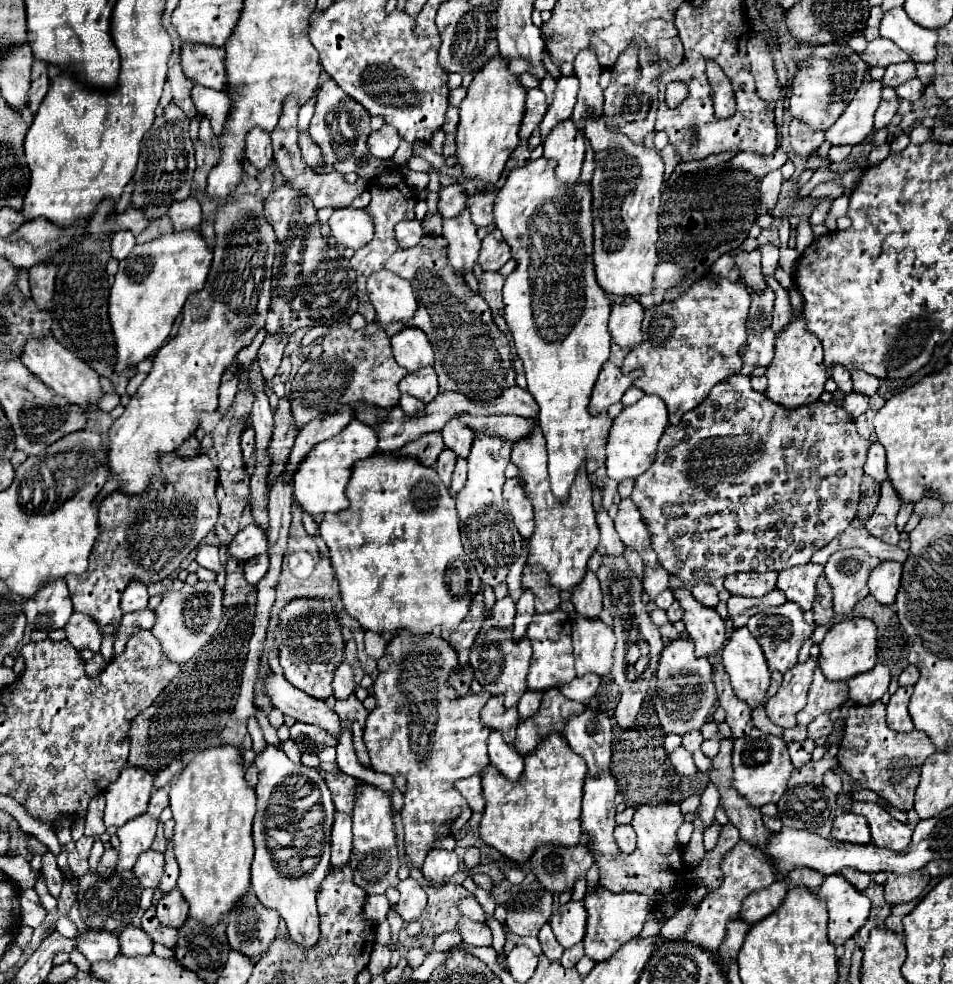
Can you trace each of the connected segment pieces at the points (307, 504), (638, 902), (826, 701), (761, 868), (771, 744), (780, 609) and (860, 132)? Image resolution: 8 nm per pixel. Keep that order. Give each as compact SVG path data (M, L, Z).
M351 420L337 436L319 442L309 456L305 456L305 462L301 462L297 474L293 476L293 494L301 508L311 516L347 508L349 498L345 494L345 486L351 476L351 466L361 458L371 458L373 454L377 454L377 434L371 426L359 420Z
M599 888L595 894L585 896L585 908L589 914L587 916L587 934L583 938L585 956L589 956L593 962L605 962L623 944L627 944L629 940L633 940L641 934L647 914L653 908L653 902L649 898L641 898L639 894L633 894L633 892L613 894L609 890Z
M817 668L809 688L807 706L797 712L797 724L809 726L819 714L827 714L847 700L847 682L829 682Z
M739 840L723 858L721 858L721 872L723 872L723 882L719 888L707 888L707 894L697 902L693 922L689 924L687 932L681 938L675 938L673 942L687 942L693 946L701 946L711 954L717 954L721 942L727 936L727 922L741 918L741 904L743 900L761 888L767 888L775 882L775 874L771 864L767 862L765 854L747 844L745 840Z
M753 728L745 738L735 740L733 788L747 800L749 806L761 808L769 802L777 804L781 794L785 794L785 786L787 786L791 772L793 772L793 764L791 764L791 758L787 754L787 744L781 738Z
M785 602L781 606L773 606L773 608L767 608L755 616L751 616L747 628L763 646L769 670L779 670L781 674L785 674L787 670L791 670L797 664L797 654L799 654L801 646L813 634L813 628L809 624L805 624L805 620L803 620L803 610L795 602Z
M871 80L863 82L857 90L855 98L849 102L847 110L839 116L839 120L825 132L825 140L833 146L841 144L859 144L873 130L873 114L877 110L877 102L881 98L881 82Z

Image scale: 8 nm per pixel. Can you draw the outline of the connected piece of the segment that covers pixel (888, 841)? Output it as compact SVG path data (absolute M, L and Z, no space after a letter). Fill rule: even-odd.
M853 802L853 812L863 814L869 820L871 838L877 846L889 848L895 852L903 852L911 842L911 828L899 820L895 820L887 810L871 802Z

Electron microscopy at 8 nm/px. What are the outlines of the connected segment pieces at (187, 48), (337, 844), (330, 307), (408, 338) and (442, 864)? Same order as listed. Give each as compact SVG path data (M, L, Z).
M181 44L181 66L189 80L213 90L225 88L225 50L203 44Z
M337 812L333 822L333 836L331 836L331 866L341 868L349 864L351 850L353 850L351 816Z
M281 186L269 194L265 200L265 220L273 226L277 244L275 244L275 262L273 262L273 278L271 278L271 310L267 314L265 330L269 336L275 334L293 334L305 326L333 326L333 324L347 324L349 318L357 312L357 282L355 274L349 266L349 260L339 256L335 248L327 250L327 242L323 242L317 222L317 212L309 198L303 198L297 190L289 190L289 186Z
M401 330L401 334L395 334L391 338L391 346L397 364L403 366L407 372L433 366L433 346L425 338L423 330Z
M433 848L425 862L423 862L423 878L431 884L431 886L441 886L443 882L447 882L459 866L459 858L455 852L449 850L441 850L441 848Z

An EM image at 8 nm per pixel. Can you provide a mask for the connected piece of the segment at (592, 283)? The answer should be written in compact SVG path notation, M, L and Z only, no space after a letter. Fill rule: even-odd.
M539 158L535 162L527 162L521 168L513 168L505 186L497 190L495 196L495 226L501 230L505 242L511 246L511 256L517 262L517 268L507 276L505 286L503 286L503 304L505 304L505 320L509 324L509 330L513 334L513 342L517 348L517 354L525 366L525 376L527 376L527 390L529 394L535 398L535 402L539 404L539 428L543 430L543 436L547 440L547 452L549 452L549 480L551 480L551 492L561 500L567 502L569 500L569 488L577 476L577 470L587 464L589 460L595 460L597 466L601 466L605 462L605 452L607 452L607 442L609 442L609 432L613 426L613 418L609 418L609 414L599 414L599 416L591 416L587 406L589 406L589 398L591 398L591 390L593 390L593 382L597 380L597 374L601 370L601 366L607 362L609 358L609 344L611 344L611 336L607 330L607 322L609 322L609 312L611 312L611 302L607 298L607 294L597 286L595 274L593 274L593 222L591 222L591 190L587 184L583 184L581 180L577 182L577 186L565 188L561 186L561 182L555 180L555 162L549 162L545 158ZM533 234L537 234L537 254L531 254L533 250Z

